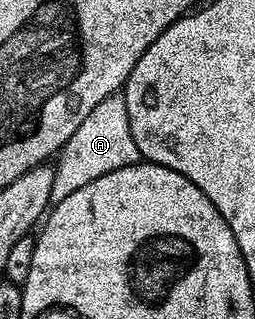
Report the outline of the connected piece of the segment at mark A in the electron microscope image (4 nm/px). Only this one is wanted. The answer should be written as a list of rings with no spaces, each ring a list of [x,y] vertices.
[[[121,95],[101,99],[101,103],[89,111],[81,127],[69,135],[57,154],[51,200],[65,199],[65,195],[73,195],[73,191],[85,187],[85,183],[93,183],[93,179],[109,175],[109,171],[137,165],[140,161],[137,143],[133,143],[133,131],[129,131],[129,111],[125,111],[125,99]]]

